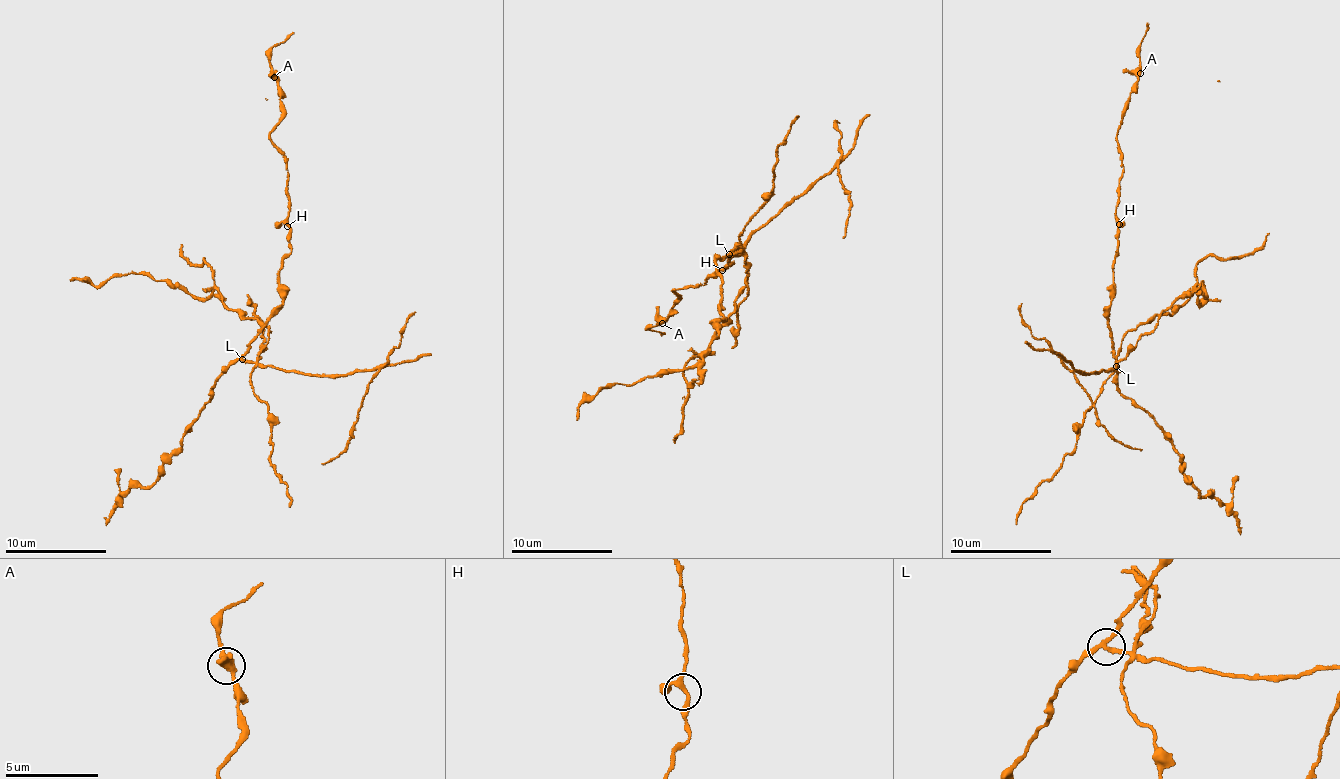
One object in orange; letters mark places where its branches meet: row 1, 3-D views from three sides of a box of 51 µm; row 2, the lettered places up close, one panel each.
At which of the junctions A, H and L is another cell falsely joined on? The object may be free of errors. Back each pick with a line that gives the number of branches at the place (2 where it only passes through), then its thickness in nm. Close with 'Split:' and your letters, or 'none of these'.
L: 3 | 200 nm
Split: L

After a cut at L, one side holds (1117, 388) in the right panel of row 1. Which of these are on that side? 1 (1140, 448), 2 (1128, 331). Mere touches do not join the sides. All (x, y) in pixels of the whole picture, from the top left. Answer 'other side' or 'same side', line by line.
1: other side
2: other side

